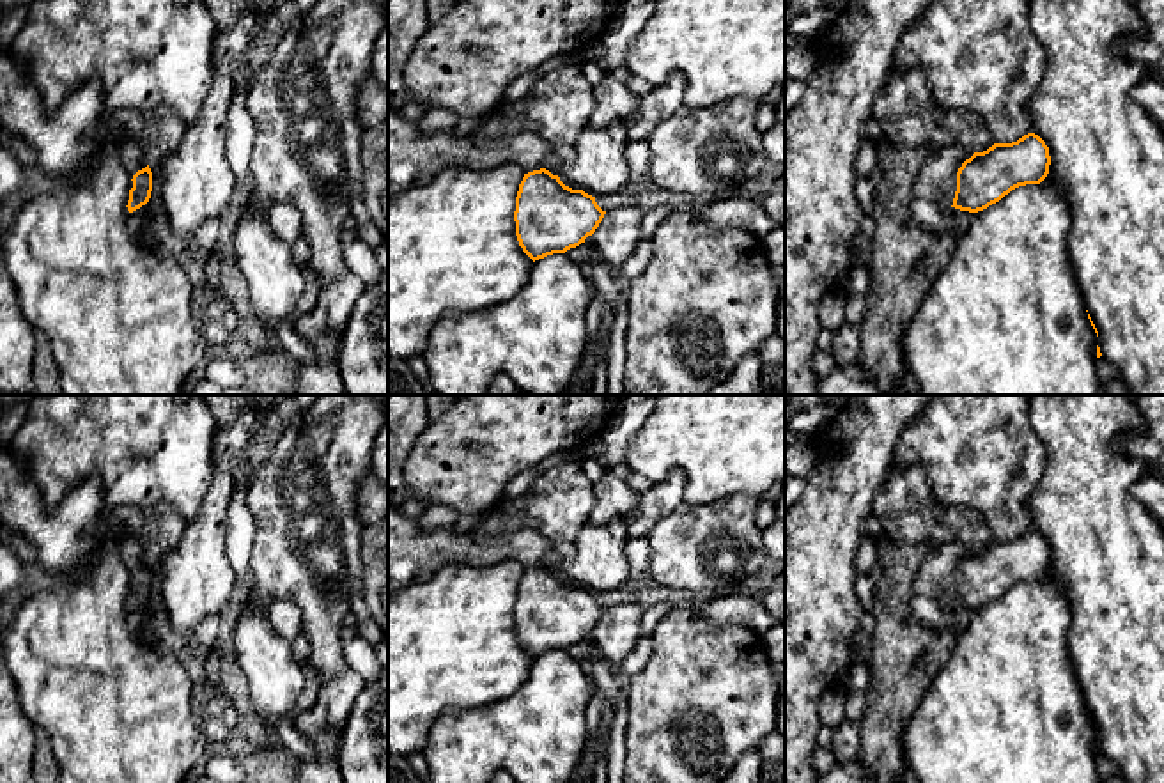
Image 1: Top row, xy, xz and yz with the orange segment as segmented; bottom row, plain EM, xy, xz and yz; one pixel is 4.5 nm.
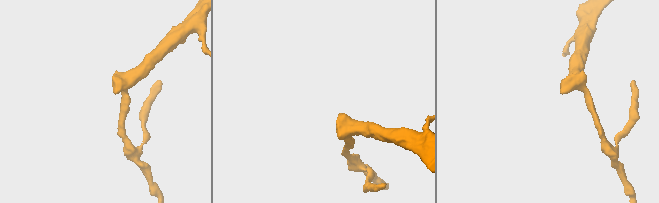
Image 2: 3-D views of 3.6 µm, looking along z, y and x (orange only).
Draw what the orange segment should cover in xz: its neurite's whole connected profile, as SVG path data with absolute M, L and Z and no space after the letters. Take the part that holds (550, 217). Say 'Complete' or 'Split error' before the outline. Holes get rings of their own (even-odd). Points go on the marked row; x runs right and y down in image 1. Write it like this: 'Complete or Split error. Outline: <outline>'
Split error. Outline: M388 101L388 198L415 186L422 174L432 174L462 167L471 170L489 170L503 163L514 163L524 170L516 197L516 236L523 252L535 262L553 253L565 253L585 243L602 221L602 211L595 197L583 190L565 186L558 175L544 168L544 161L553 147L535 133L521 133L507 140L477 142L473 136L455 136L454 131L423 133L418 120L406 119Z

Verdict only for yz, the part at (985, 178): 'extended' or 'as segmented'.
extended

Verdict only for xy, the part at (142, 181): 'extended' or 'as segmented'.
extended

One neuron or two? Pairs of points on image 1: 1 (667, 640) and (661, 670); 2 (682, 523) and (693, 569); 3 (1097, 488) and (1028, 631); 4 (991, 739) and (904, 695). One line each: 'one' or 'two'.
1: one
2: one
3: two
4: two

